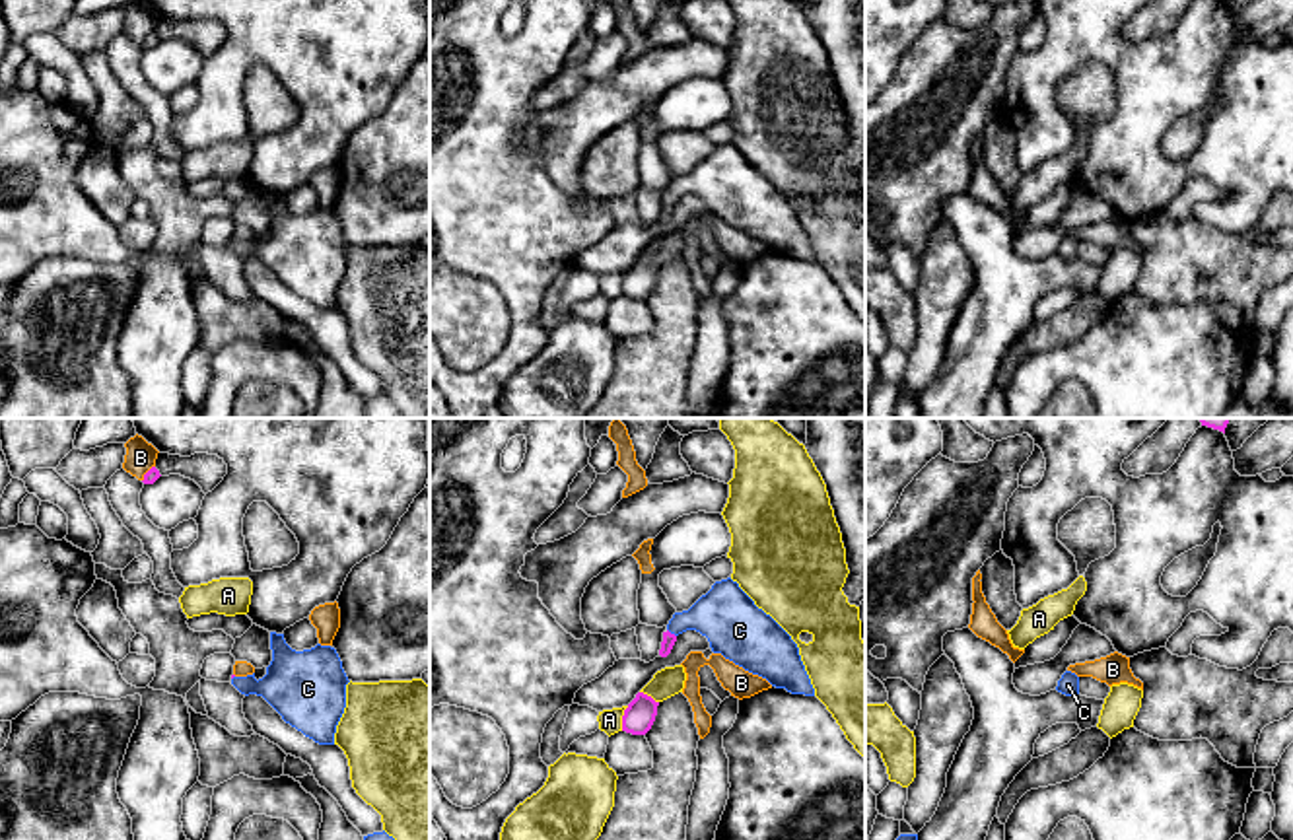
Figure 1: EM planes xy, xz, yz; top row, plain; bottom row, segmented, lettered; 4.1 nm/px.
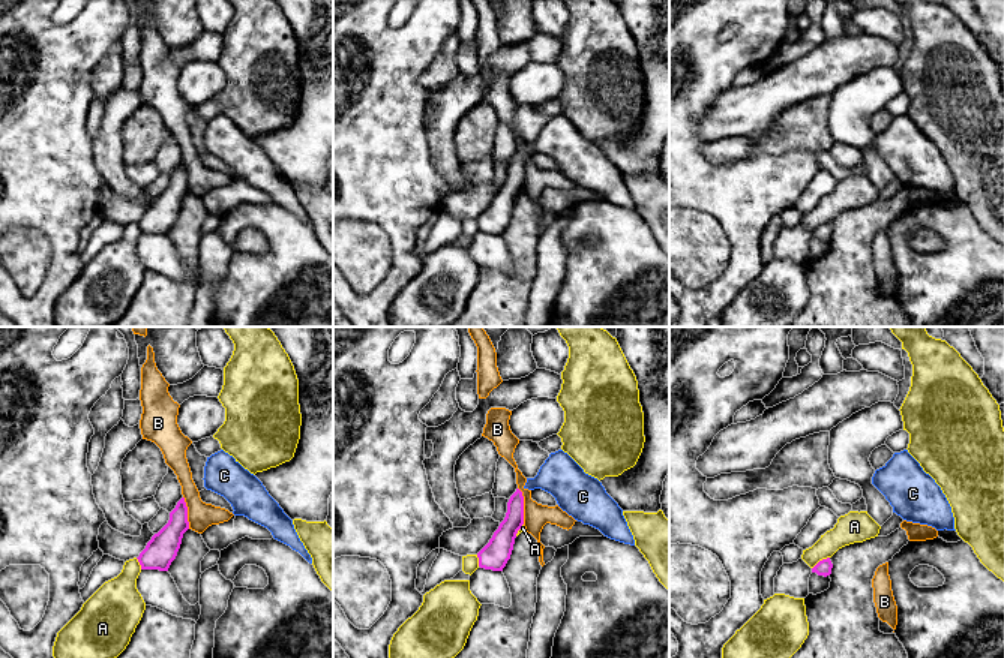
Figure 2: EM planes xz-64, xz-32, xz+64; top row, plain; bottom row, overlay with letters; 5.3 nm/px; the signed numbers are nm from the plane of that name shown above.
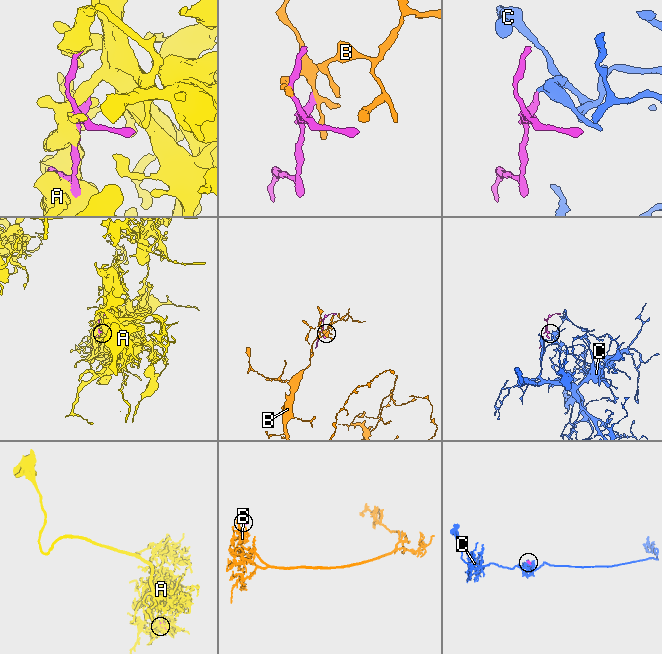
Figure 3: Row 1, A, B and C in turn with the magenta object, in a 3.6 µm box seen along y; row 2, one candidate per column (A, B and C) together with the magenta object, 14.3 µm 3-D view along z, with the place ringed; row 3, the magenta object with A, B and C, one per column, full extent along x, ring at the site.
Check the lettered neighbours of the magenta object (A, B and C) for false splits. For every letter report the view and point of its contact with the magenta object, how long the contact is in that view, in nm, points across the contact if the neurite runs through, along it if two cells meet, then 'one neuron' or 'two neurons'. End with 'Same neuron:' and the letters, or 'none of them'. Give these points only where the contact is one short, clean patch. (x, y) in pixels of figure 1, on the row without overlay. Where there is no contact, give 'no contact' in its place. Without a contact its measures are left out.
A: meets magenta in xz at (623, 282); contact 110 nm long; two neurons
B: meets magenta in xy at (146, 37); contact 90 nm long; two neurons
C: meets magenta in xz at (669, 197); contact 50 nm long; runs through xz (669, 203), (669, 197), (683, 185), (726, 179); one neuron
Same neuron: C

